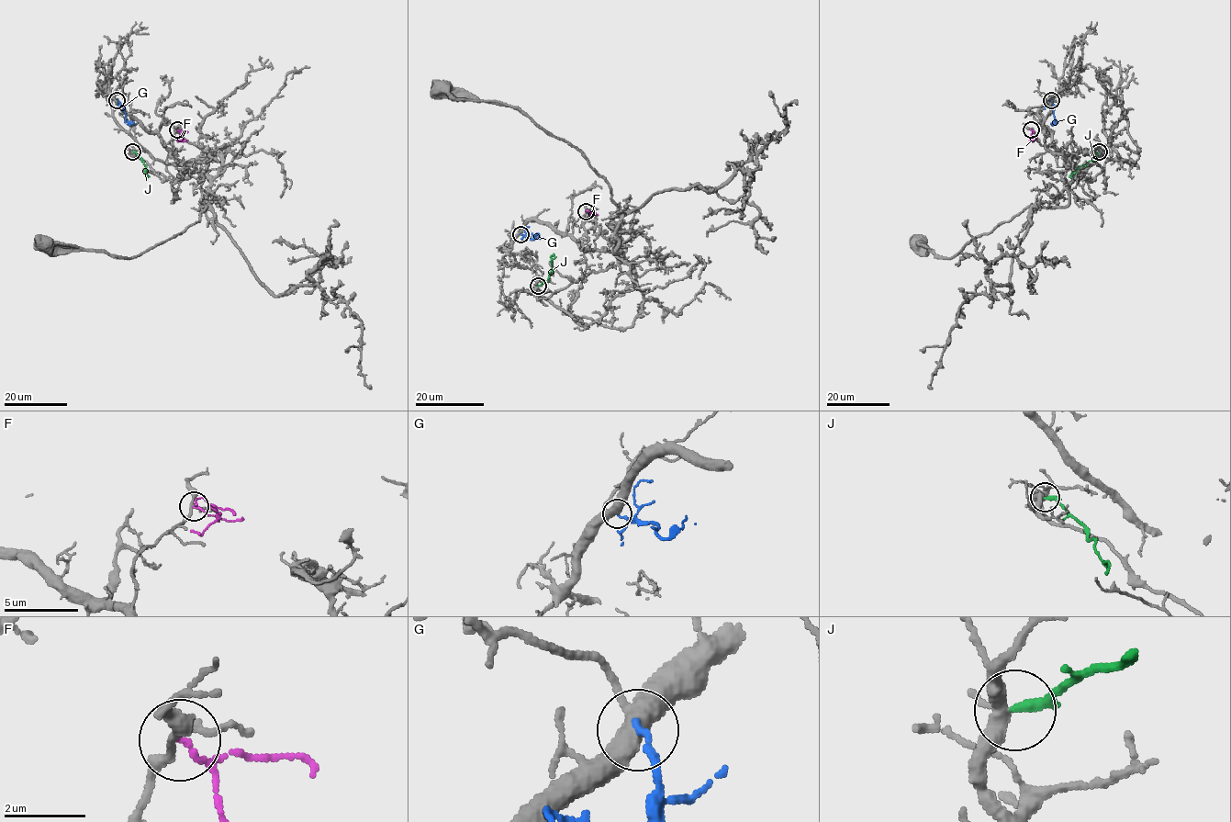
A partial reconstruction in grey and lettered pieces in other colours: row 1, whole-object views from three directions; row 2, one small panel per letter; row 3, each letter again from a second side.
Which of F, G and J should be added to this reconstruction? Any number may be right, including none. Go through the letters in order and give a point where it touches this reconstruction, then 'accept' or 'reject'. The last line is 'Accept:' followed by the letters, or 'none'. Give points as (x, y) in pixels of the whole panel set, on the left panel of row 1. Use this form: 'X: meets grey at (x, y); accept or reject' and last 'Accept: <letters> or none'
F: meets grey at (177, 129); reject
G: meets grey at (117, 100); reject
J: meets grey at (132, 152); reject
Accept: none

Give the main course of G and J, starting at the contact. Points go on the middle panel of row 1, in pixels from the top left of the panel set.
G: (520, 233), (531, 240), (539, 234)
J: (538, 286), (547, 281), (553, 266), (551, 256), (553, 256)

